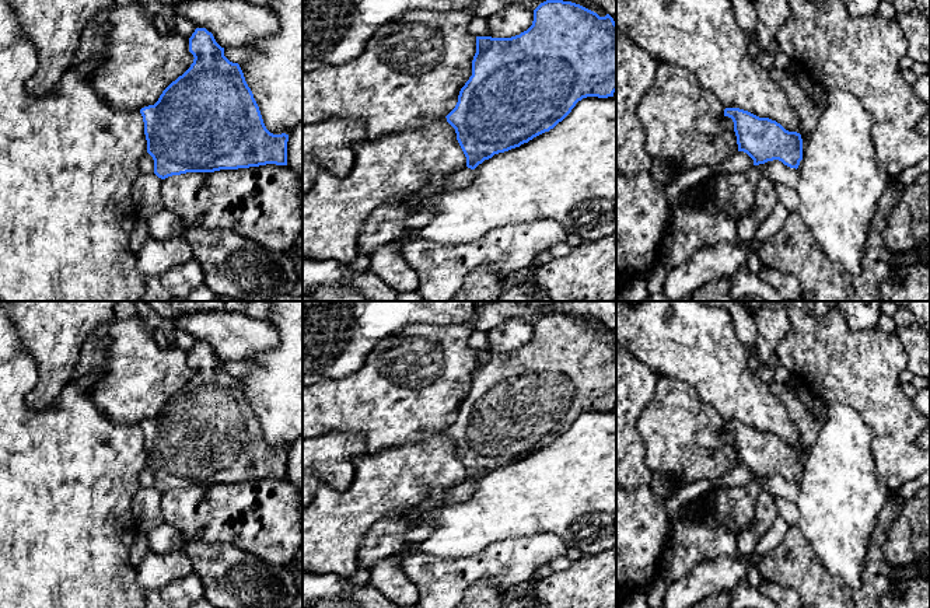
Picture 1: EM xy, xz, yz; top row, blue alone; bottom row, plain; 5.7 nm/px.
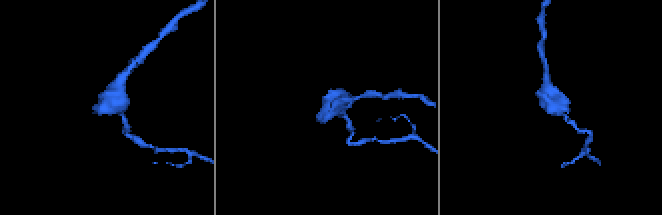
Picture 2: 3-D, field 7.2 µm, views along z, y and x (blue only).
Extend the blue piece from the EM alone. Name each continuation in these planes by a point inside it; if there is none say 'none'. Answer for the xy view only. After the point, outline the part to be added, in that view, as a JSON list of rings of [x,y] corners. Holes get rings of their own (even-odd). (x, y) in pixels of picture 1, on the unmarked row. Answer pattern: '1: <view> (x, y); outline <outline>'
none

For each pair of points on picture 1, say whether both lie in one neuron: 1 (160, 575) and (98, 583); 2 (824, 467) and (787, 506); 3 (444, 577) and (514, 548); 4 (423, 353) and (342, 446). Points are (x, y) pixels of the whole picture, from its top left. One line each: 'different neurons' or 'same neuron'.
1: different neurons
2: different neurons
3: same neuron
4: different neurons

